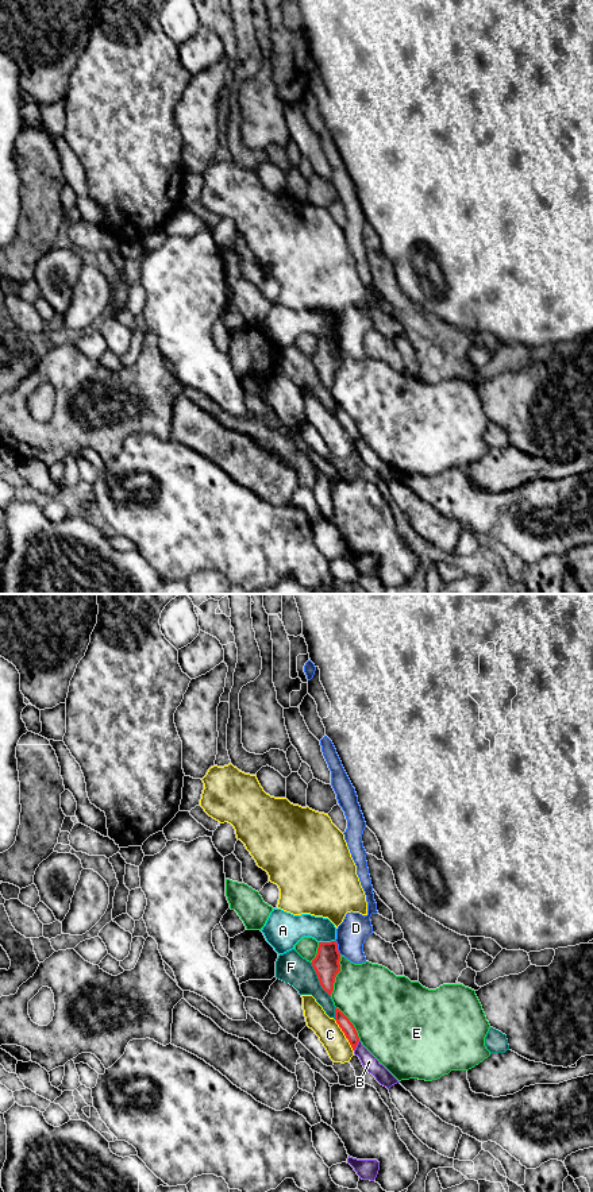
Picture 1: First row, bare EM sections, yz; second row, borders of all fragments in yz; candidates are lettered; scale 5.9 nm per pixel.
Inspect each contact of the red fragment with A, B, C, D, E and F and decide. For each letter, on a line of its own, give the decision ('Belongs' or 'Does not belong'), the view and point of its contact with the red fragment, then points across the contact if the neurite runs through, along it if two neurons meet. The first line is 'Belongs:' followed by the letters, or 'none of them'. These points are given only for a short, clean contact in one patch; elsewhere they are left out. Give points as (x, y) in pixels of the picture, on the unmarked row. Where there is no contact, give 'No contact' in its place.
Belongs: none of them
A: Does not belong. Touches red at yz (326, 338). Boundary: yz (334, 335), (319, 338)
B: Does not belong. Touches red at yz (355, 442)
C: Does not belong. Touches red at yz (345, 429)
D: Does not belong. Touches red at yz (337, 342). Boundary: yz (335, 335), (337, 344), (341, 348)
E: Does not belong. Touches red at yz (337, 369)
F: Does not belong. Touches red at yz (319, 375)

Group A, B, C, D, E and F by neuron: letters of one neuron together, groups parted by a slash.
A / B / C / D / E / F

